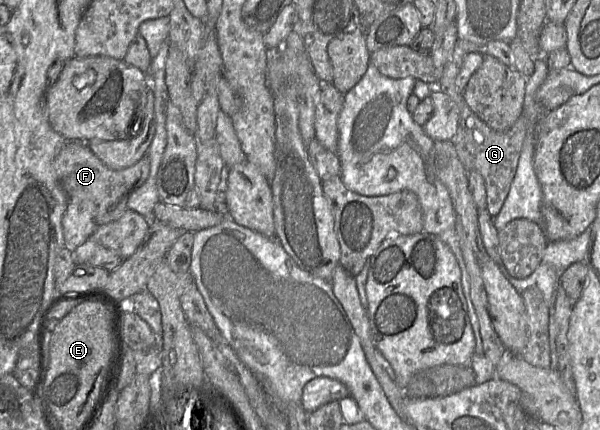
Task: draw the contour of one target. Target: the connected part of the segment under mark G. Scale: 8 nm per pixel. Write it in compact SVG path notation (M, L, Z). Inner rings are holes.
M458 39L452 57L445 66L443 75L439 79L436 88L448 95L458 108L457 132L451 141L456 149L458 158L467 171L474 170L482 175L486 189L486 209L492 217L495 217L504 204L517 171L523 141L527 133L527 119L521 115L507 131L495 131L470 109L463 97L463 93L458 91L455 80L465 55L471 51L479 51L480 48L470 46L469 43Z

